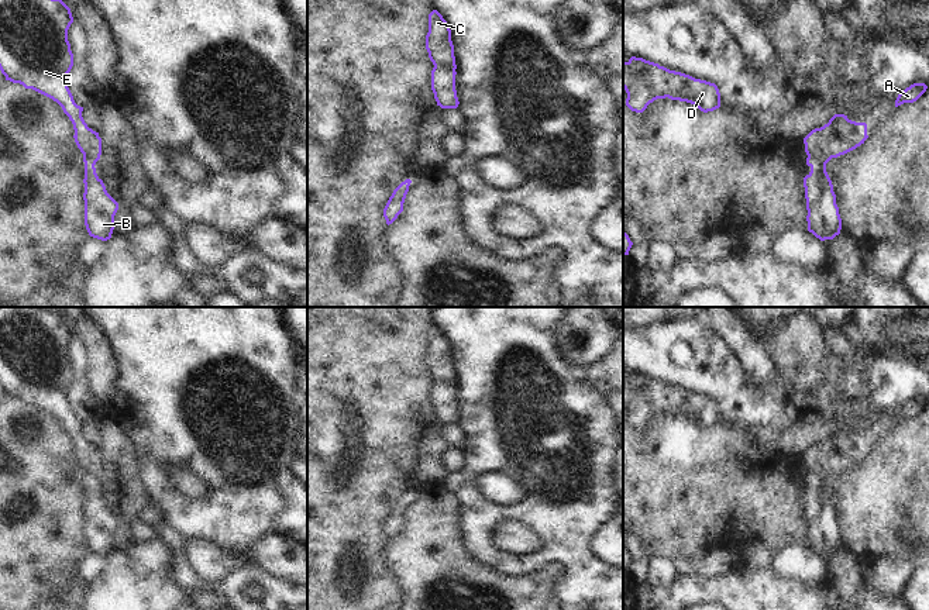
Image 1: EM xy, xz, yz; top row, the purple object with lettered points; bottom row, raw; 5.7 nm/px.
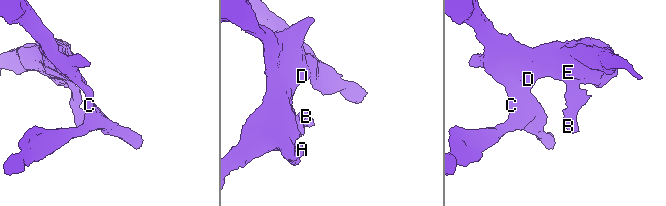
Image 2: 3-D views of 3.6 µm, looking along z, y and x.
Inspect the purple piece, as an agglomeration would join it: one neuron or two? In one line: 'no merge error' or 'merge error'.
no merge error

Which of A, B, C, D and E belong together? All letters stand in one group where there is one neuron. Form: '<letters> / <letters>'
A B C D E

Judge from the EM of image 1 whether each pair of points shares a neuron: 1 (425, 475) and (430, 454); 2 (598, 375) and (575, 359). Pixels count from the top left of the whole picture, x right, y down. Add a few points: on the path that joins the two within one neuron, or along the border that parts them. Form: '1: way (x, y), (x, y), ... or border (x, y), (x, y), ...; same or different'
1: way (429, 469), (429, 459); same
2: border (608, 352), (587, 368), (584, 381); different

